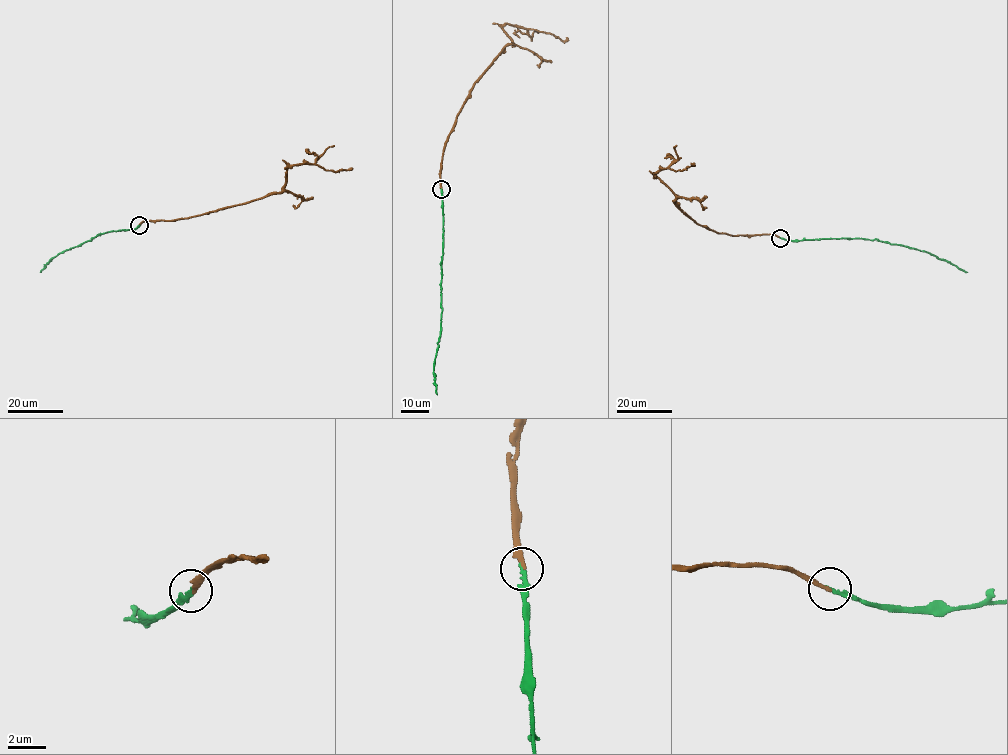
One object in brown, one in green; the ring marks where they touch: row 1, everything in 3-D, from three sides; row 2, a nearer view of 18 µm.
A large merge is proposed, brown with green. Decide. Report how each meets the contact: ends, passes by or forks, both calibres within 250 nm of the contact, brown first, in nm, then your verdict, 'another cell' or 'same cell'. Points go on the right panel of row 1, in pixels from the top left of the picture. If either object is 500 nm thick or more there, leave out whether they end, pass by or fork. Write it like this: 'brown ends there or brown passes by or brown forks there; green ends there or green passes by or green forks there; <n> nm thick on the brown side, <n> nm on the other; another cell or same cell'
brown ends there; green ends there; 200 nm thick on the brown side, 180 nm on the other; same cell

